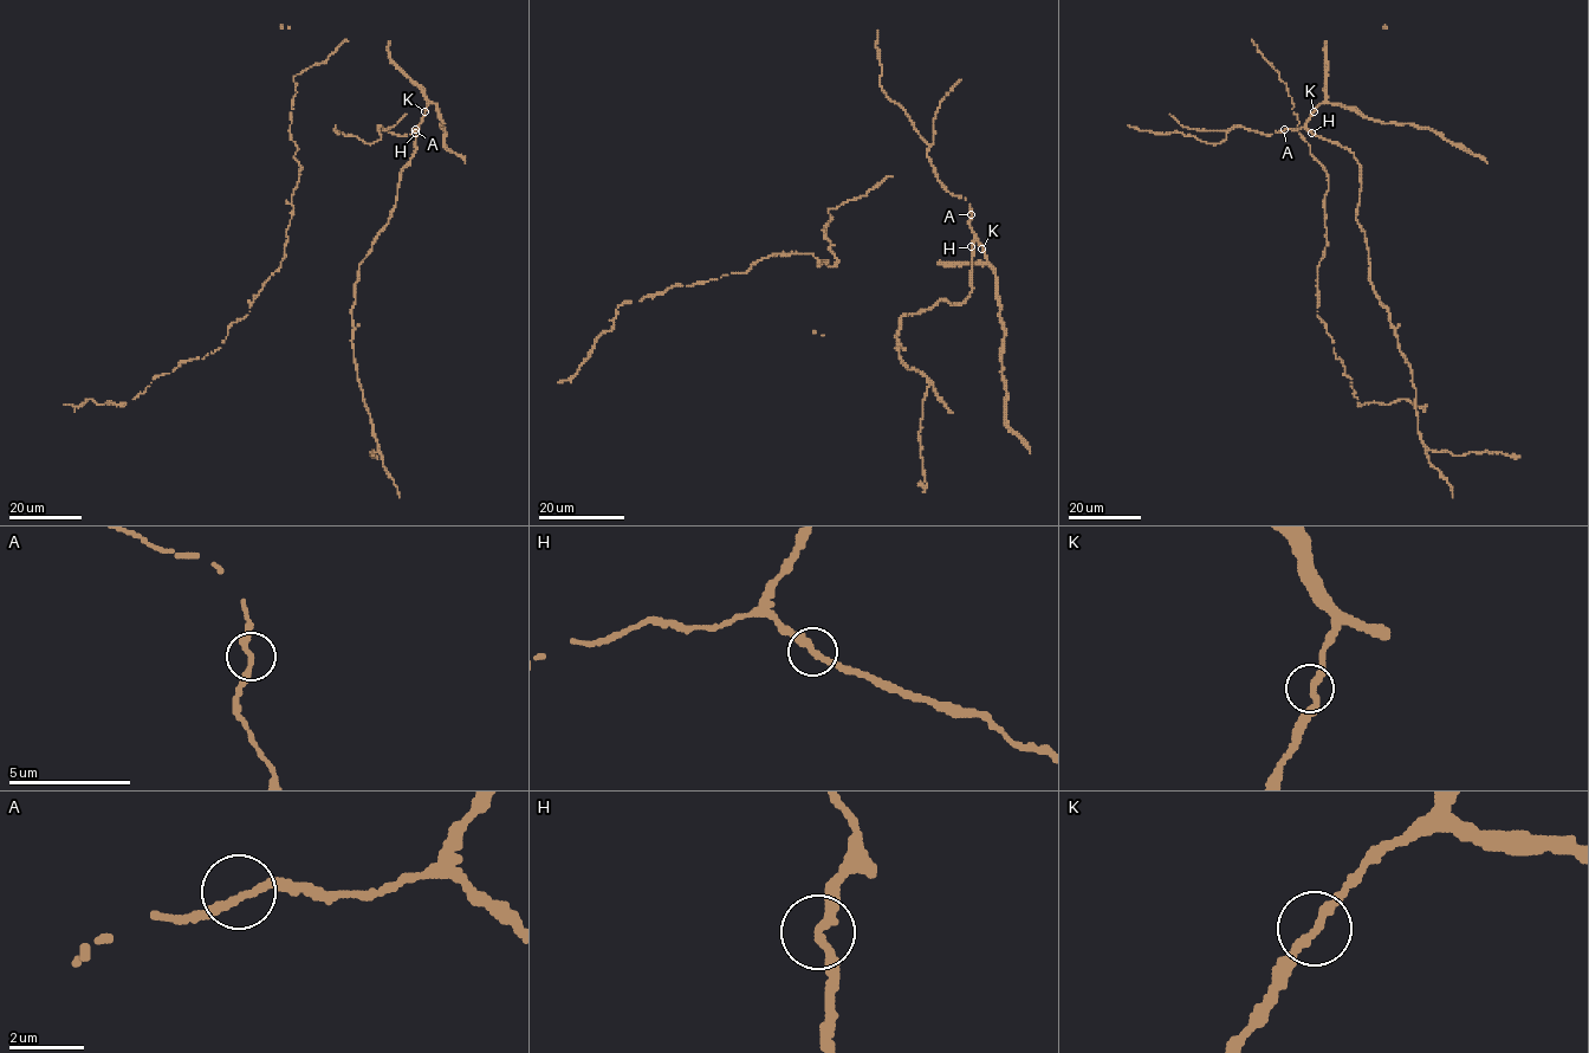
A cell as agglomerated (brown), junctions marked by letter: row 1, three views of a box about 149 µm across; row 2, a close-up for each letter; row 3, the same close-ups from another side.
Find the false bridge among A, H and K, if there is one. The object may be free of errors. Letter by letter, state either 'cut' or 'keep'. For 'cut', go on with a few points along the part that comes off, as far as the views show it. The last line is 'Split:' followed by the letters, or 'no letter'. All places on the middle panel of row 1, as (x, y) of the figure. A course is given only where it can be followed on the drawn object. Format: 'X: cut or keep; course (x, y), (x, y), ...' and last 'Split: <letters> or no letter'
A: keep
H: keep
K: keep
Split: no letter

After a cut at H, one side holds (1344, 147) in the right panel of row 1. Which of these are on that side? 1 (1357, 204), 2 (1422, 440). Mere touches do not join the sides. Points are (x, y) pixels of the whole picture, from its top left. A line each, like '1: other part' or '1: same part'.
1: same part
2: same part

